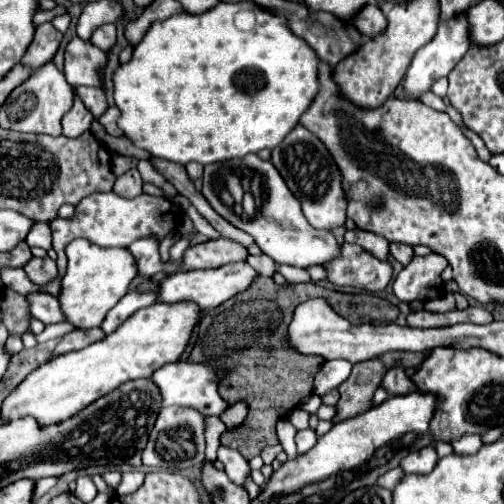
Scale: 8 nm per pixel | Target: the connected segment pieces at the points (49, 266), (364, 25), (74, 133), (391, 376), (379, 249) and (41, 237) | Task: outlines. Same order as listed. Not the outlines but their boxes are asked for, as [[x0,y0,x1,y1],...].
[[24,257,58,285],[352,3,386,39],[62,97,94,137],[382,367,416,395],[344,229,388,259],[26,223,52,249]]

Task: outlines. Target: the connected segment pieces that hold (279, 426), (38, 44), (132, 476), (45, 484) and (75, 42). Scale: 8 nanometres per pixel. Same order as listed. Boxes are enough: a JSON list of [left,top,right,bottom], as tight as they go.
[[276,420,297,459],[22,23,62,69],[118,471,144,495],[33,477,57,501],[64,37,108,87]]

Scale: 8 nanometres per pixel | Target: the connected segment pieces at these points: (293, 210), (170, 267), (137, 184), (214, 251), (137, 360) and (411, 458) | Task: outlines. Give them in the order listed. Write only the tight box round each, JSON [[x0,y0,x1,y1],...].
[[202,155,340,267],[128,235,180,277],[114,169,144,199],[178,237,248,271],[2,301,202,425],[400,447,438,475]]

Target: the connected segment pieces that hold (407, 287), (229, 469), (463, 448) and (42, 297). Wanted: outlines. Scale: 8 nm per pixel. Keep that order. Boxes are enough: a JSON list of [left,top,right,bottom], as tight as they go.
[[394,253,448,301],[218,447,250,487],[450,435,482,455],[28,291,66,325]]

